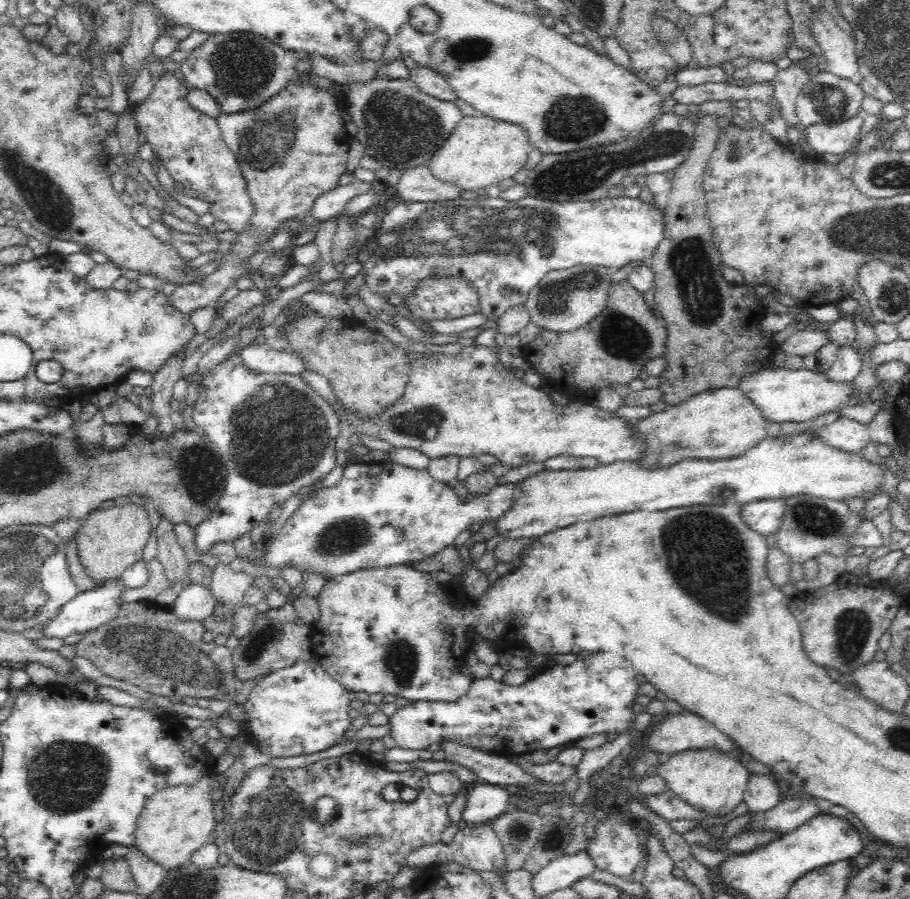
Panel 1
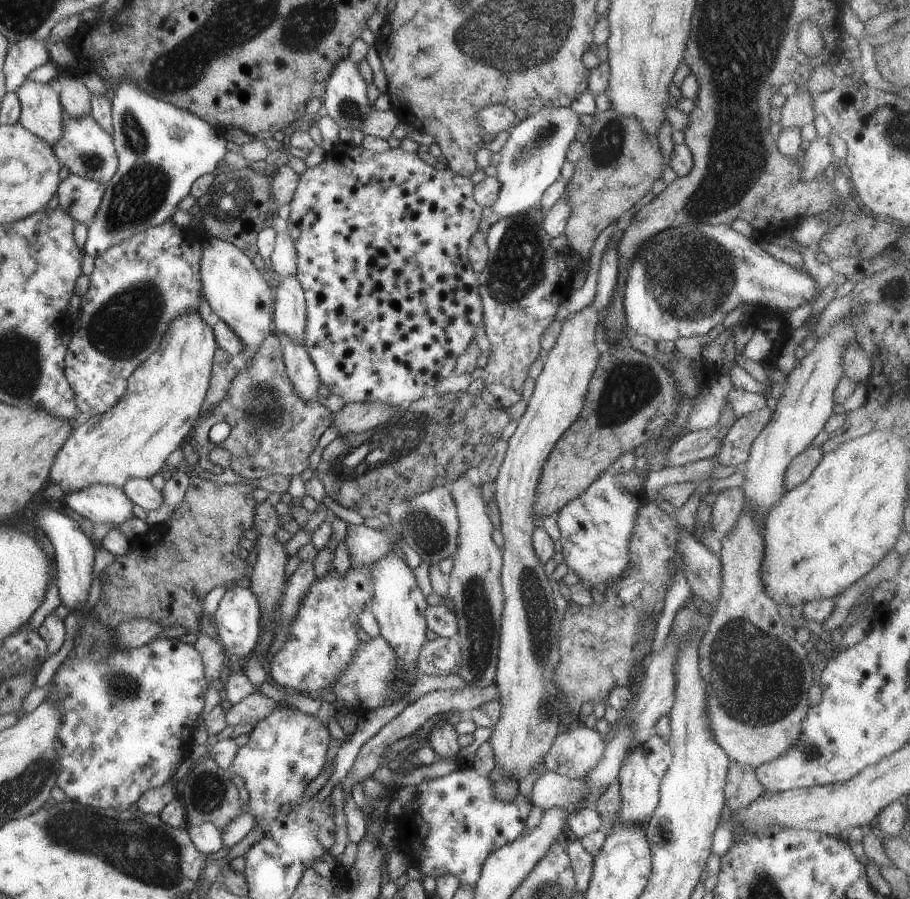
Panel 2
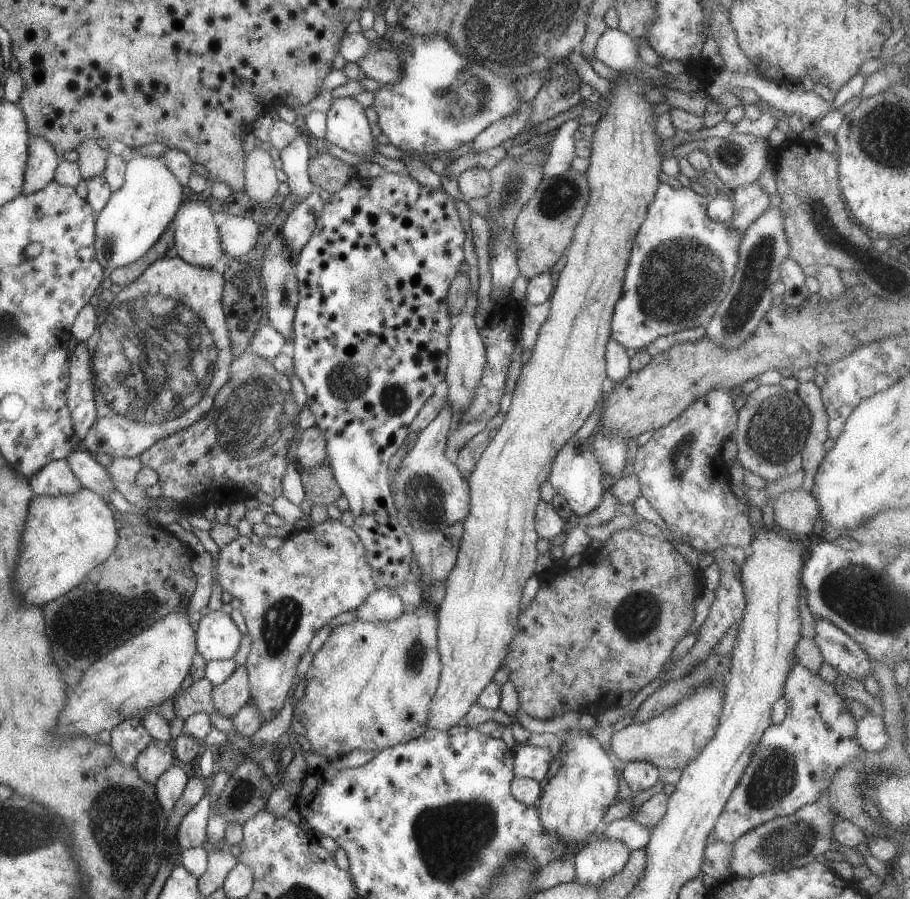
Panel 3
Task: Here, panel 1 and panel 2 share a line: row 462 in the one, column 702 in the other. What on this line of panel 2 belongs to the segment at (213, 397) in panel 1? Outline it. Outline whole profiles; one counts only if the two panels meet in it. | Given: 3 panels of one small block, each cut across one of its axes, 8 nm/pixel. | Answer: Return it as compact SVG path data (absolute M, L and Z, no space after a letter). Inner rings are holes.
M679 225L650 236L630 260L624 278L622 307L627 329L647 336L655 343L675 341L680 336L703 336L738 304L760 304L763 307L788 312L818 296L817 283L804 269L796 269L761 250L757 241L733 231L729 225Z

